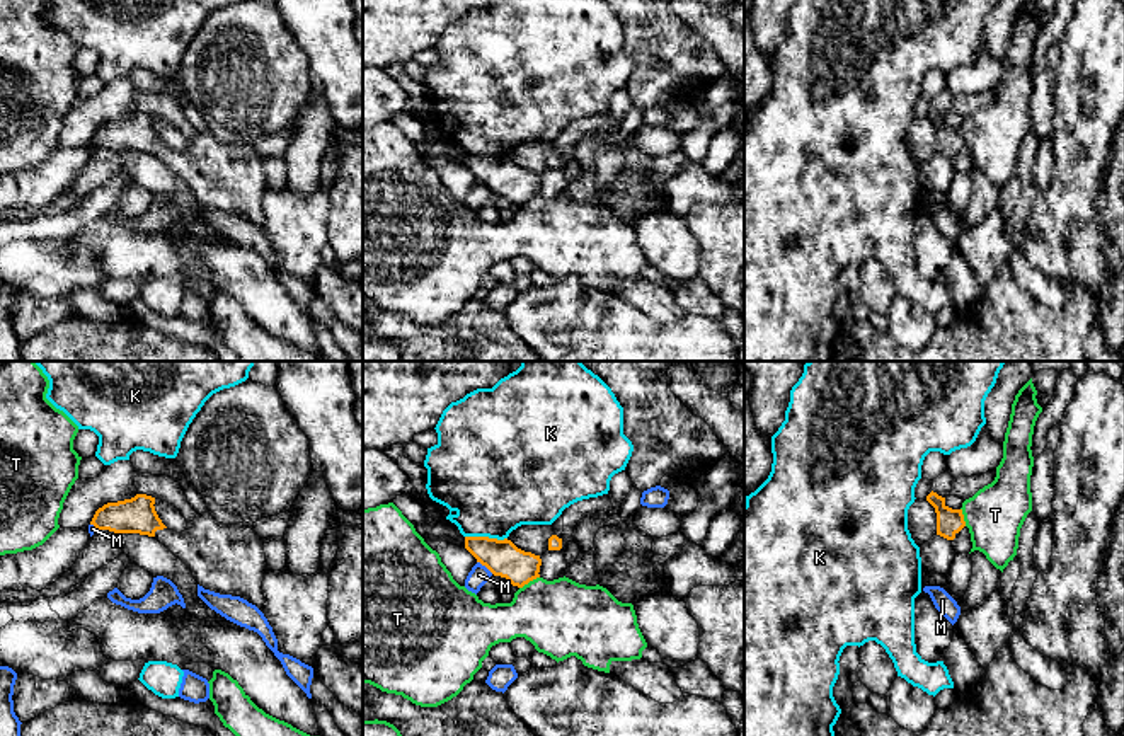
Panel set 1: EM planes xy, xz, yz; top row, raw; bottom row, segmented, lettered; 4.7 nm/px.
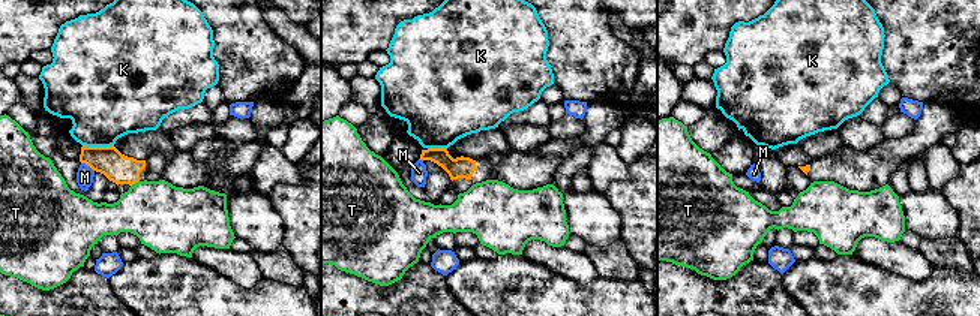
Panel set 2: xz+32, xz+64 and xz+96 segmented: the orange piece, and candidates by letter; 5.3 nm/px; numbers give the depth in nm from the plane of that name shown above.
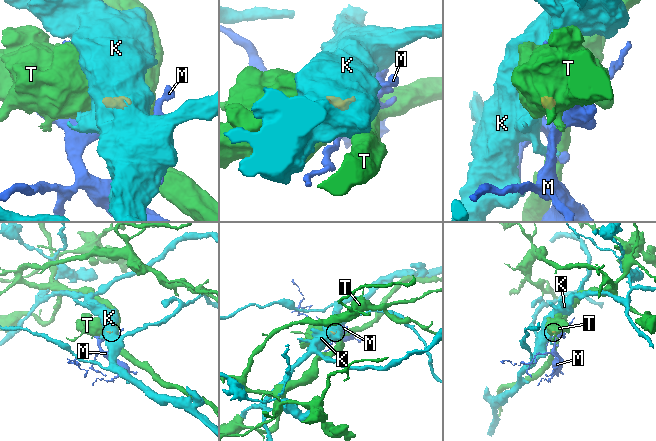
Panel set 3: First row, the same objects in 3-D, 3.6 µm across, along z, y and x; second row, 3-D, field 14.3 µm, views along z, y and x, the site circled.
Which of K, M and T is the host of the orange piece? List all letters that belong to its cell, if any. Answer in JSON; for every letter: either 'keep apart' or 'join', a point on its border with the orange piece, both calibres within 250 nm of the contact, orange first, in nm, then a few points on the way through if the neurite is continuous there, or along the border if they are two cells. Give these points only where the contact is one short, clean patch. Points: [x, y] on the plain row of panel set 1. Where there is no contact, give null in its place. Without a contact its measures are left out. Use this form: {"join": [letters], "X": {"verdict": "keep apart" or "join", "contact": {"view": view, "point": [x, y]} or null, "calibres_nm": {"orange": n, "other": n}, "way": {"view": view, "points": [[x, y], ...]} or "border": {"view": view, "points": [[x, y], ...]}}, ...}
{"join": [], "K": {"verdict": "keep apart", "contact": {"view": "xz", "point": [486, 155]}, "calibres_nm": {"orange": 170, "other": 440}, "border": {"view": "xz", "points": [[465, 154], [506, 157]]}}, "M": {"verdict": "keep apart", "contact": {"view": "xz", "point": [486, 184]}, "calibres_nm": {"orange": 170, "other": 90}, "border": {"view": "xz", "points": [[477, 179], [493, 191]]}}, "T": {"verdict": "keep apart", "contact": {"view": "xz", "point": [528, 200]}, "calibres_nm": {"orange": 170, "other": 360}, "border": {"view": "xz", "points": [[539, 195], [520, 206]]}}}

